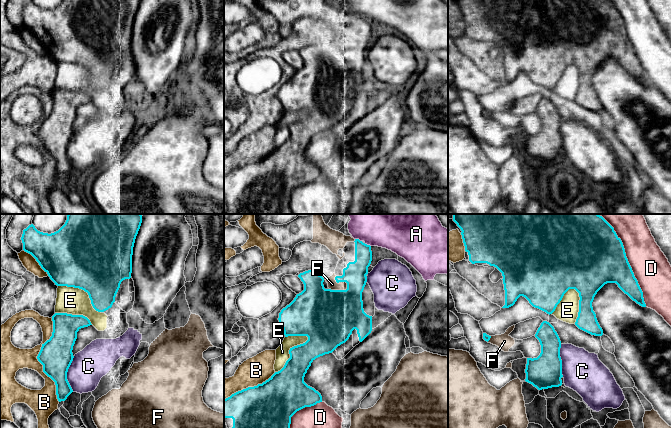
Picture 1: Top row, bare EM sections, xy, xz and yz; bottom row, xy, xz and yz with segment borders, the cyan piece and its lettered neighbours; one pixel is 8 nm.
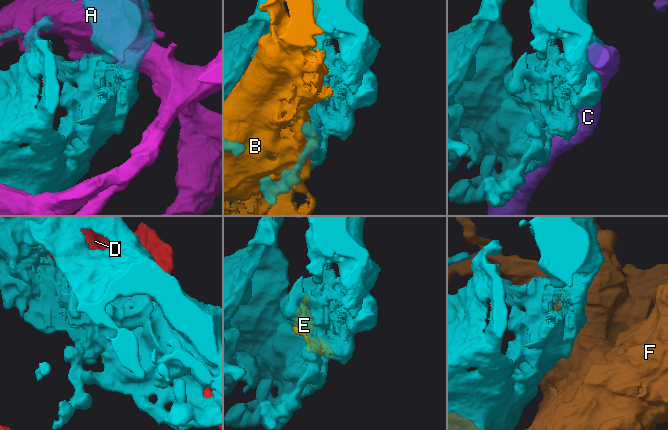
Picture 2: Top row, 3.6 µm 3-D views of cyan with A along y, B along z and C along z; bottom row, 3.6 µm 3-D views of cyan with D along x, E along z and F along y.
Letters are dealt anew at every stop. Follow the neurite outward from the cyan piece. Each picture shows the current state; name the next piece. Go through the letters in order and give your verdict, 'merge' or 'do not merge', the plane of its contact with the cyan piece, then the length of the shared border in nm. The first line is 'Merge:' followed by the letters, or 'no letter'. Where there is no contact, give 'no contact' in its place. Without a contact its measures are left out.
Merge: no letter
A: do not merge; meets cyan in xz; contact 60 nm long
B: do not merge; meets cyan in xy; contact 700 nm long
C: do not merge; meets cyan in xy; contact 280 nm long
D: do not merge; meets cyan in yz; contact 850 nm long
E: do not merge; meets cyan in xz; contact 400 nm long
F: do not merge; meets cyan in xz; contact 160 nm long

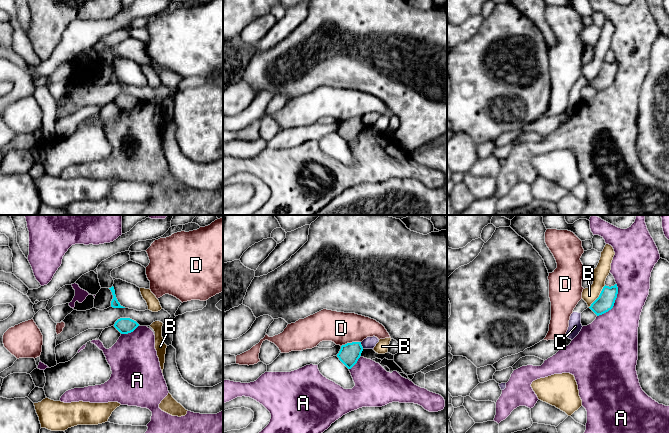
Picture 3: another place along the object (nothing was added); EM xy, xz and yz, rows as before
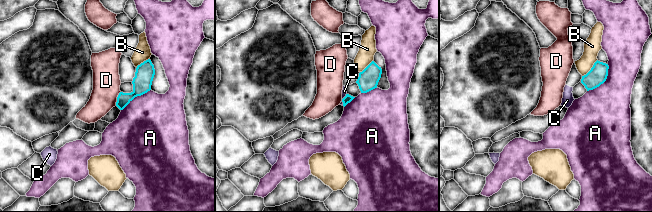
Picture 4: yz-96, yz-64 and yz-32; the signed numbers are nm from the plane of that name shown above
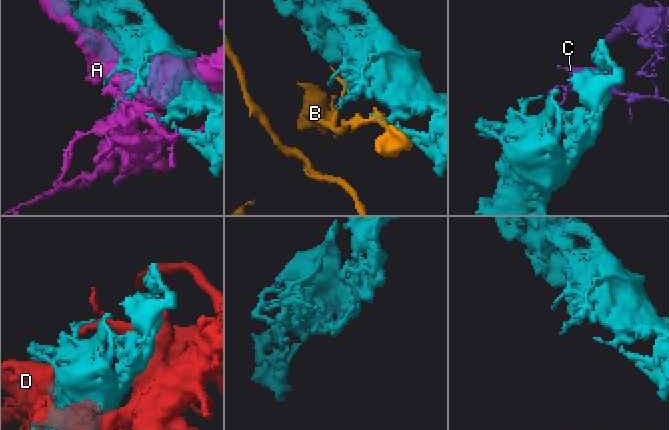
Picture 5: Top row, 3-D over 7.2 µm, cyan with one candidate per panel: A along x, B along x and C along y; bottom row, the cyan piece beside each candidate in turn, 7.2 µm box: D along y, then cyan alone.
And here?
Merge: no letter
A: do not merge; meets cyan in yz; contact 320 nm long
B: do not merge; meets cyan in yz; contact 220 nm long
C: do not merge; meets cyan in xz; contact 60 nm long
D: do not merge; meets cyan in xz; contact 170 nm long

